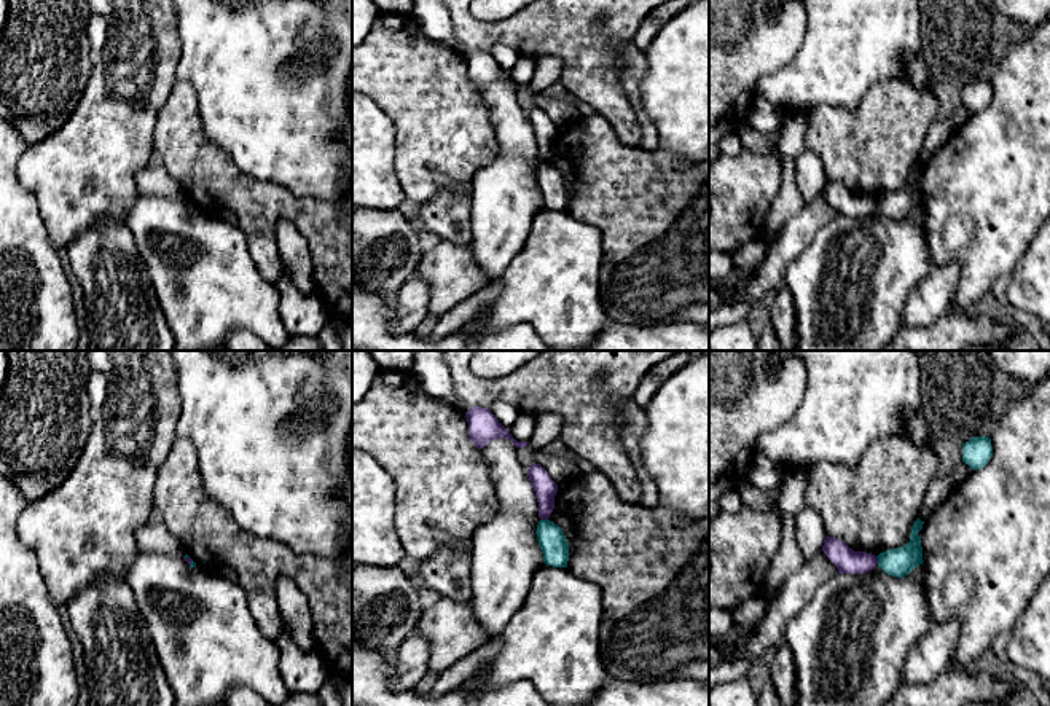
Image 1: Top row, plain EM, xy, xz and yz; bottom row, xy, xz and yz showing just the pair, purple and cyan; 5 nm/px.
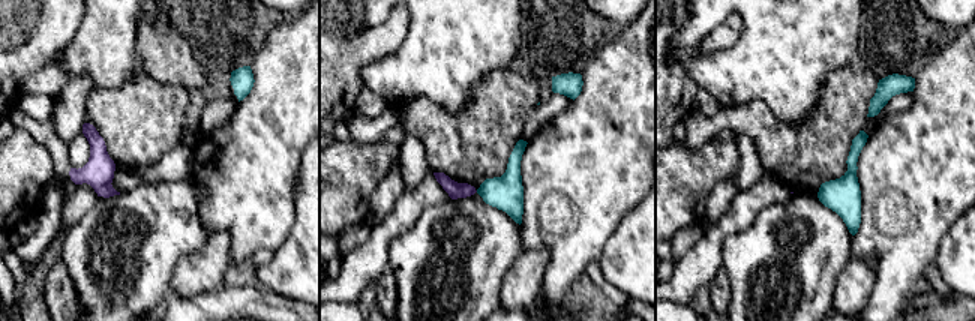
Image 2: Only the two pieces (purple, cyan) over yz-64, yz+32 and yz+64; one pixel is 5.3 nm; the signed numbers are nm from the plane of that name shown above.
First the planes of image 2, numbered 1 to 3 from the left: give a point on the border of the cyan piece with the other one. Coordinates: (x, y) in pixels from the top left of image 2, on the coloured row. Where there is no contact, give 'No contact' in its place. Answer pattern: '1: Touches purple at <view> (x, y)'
1: No contact
2: No contact
3: No contact

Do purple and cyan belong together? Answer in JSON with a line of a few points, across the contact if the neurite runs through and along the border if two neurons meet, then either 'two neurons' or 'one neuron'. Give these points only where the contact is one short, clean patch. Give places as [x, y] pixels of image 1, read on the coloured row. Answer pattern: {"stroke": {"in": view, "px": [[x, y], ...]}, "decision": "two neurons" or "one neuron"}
{"stroke": {"in": "yz", "px": [[875, 556], [878, 563]]}, "decision": "two neurons"}

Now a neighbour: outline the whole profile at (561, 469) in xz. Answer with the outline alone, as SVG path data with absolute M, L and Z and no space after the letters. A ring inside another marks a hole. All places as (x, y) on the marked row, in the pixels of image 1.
M569 448L562 456L551 456L542 449L534 449L534 461L540 464L550 475L550 478L562 488L567 481L578 477L578 456Z

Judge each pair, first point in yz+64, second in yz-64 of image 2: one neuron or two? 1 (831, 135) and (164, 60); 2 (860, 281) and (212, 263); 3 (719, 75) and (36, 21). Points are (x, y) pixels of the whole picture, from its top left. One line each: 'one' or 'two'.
1: two
2: one
3: two

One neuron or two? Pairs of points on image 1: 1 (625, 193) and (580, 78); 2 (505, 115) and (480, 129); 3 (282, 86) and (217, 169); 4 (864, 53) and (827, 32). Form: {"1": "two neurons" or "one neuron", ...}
{"1": "two neurons", "2": "two neurons", "3": "two neurons", "4": "one neuron"}

